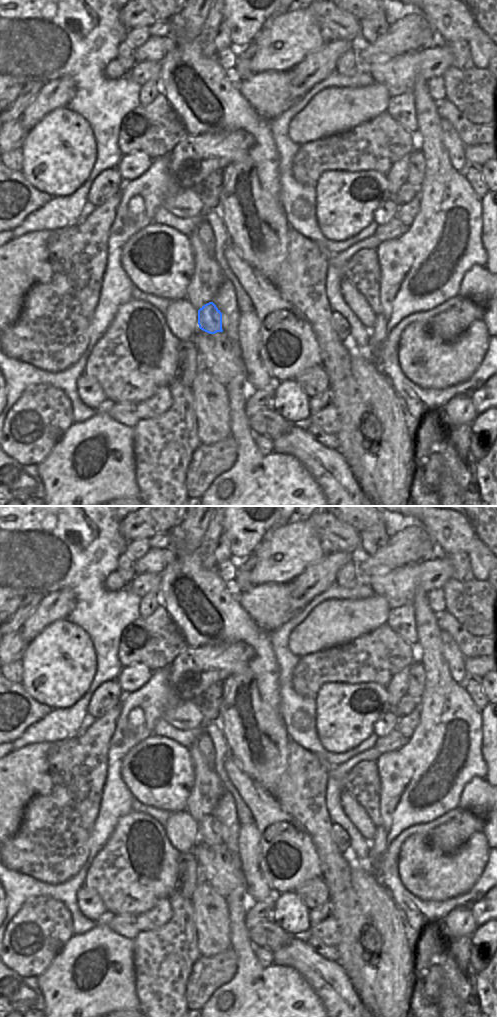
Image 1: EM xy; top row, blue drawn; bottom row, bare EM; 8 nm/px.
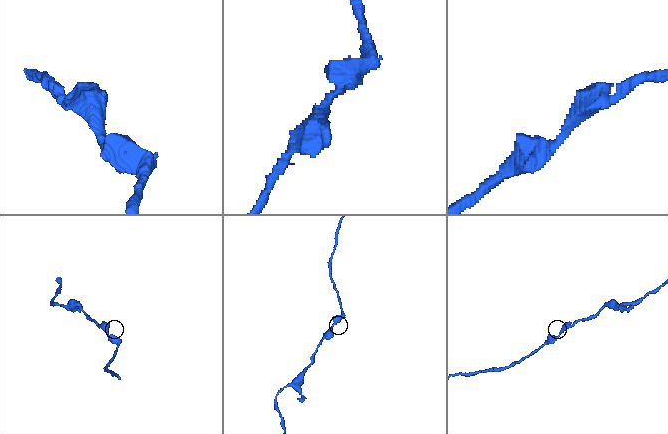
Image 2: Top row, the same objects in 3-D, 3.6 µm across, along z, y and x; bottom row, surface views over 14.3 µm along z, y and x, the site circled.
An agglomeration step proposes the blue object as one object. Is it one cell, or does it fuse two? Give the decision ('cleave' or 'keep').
keep

